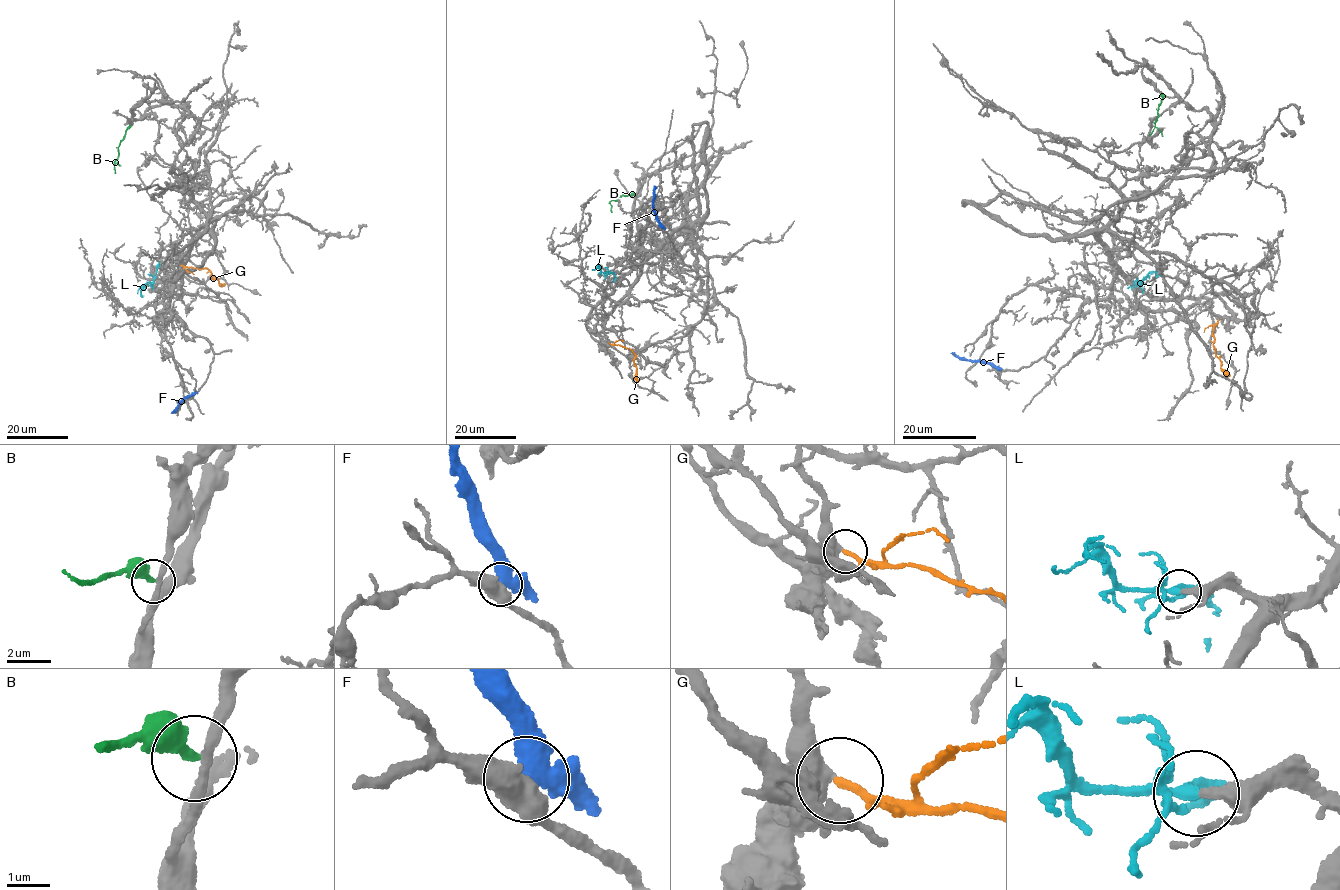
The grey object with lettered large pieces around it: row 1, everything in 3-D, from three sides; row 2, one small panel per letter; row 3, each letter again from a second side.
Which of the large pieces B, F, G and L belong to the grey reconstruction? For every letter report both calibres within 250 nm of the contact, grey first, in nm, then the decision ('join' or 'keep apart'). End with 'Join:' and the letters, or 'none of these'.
B: calibres 220 and 320 nm; keep apart
F: calibres 550 and 360 nm; keep apart
G: calibres 420 and 180 nm; join
L: calibres 320 and 200 nm; join
Join: G, L

